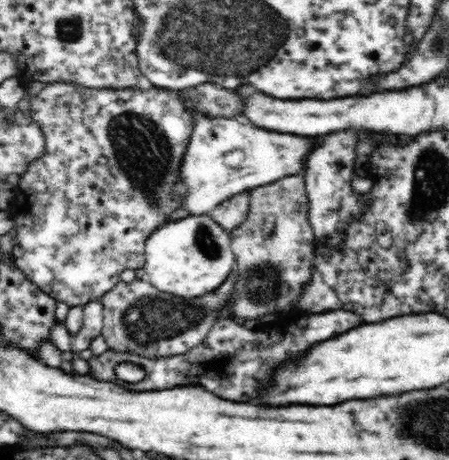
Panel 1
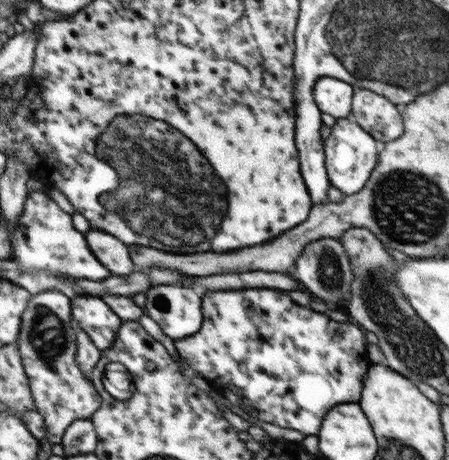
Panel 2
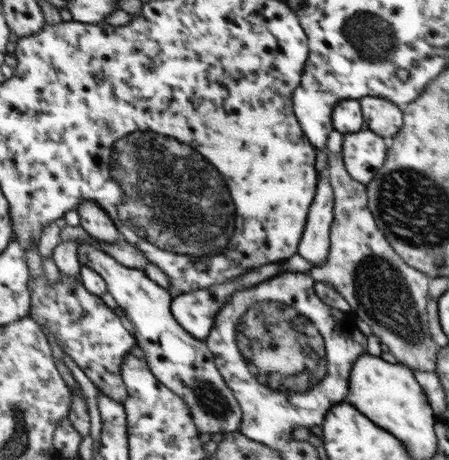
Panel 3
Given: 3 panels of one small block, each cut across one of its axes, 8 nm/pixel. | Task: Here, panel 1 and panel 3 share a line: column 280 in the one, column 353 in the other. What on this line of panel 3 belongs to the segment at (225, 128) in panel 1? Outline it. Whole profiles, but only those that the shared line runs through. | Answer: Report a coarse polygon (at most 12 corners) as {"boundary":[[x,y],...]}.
{"boundary":[[363,128],[343,136],[349,176],[367,186],[385,160],[385,144]]}

